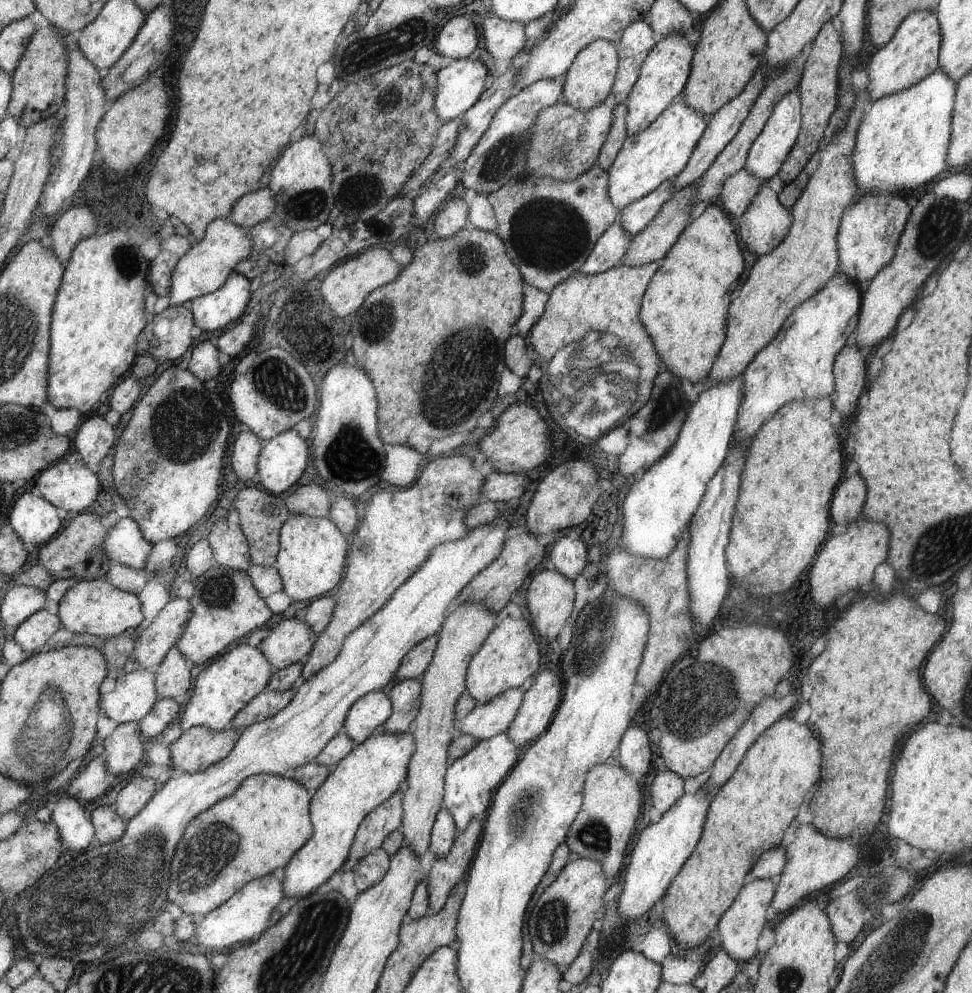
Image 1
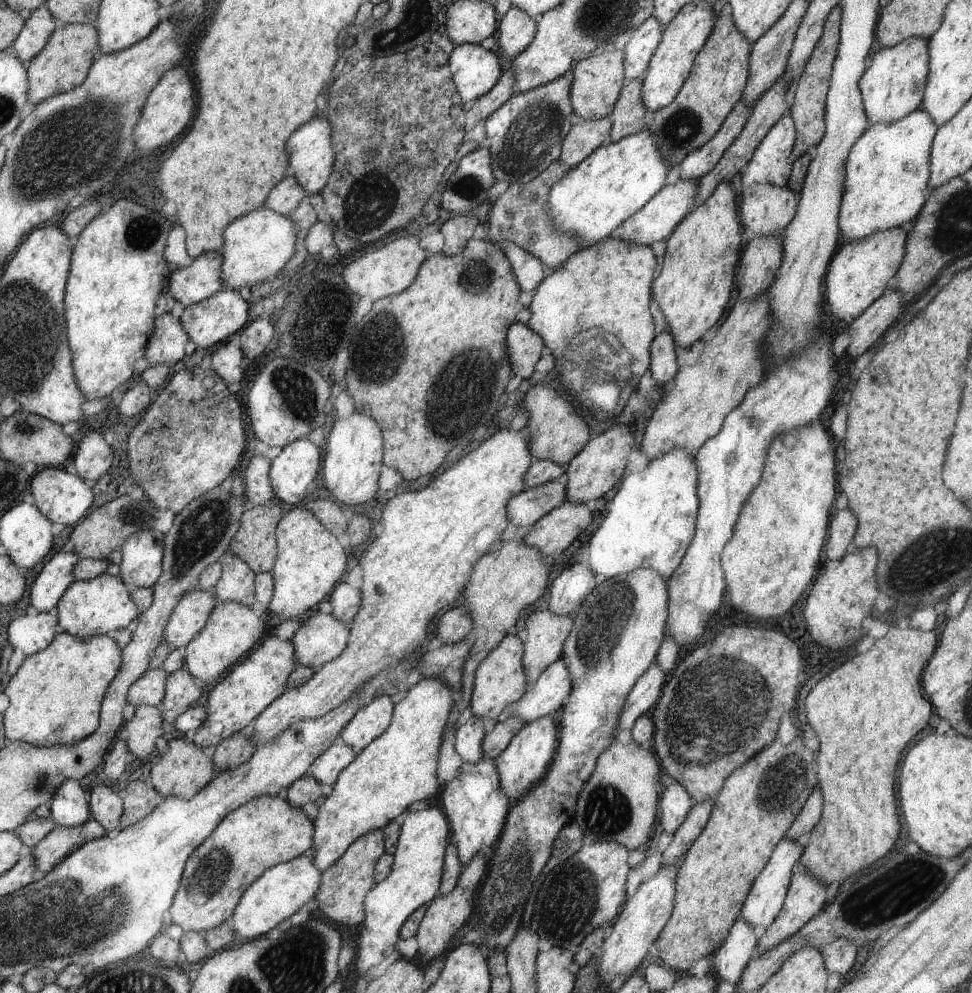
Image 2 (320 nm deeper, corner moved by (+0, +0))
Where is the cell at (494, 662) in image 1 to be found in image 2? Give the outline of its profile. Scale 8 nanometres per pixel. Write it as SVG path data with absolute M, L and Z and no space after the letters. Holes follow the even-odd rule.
M507 635L478 666L470 710L473 716L482 716L482 718L488 716L499 721L503 718L504 710L510 704L518 703L524 692L526 692L526 678L522 668L522 642L516 638L516 635Z

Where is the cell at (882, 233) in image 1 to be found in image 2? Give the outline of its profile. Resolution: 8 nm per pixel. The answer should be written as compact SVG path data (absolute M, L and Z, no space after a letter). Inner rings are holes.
M898 226L872 232L860 240L841 241L839 248L833 253L823 280L826 302L834 316L853 320L885 293L888 282L898 272L905 256L906 236L907 233Z

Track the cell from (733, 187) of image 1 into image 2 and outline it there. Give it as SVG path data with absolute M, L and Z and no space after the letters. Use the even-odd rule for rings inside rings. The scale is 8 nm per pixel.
M750 184L737 198L741 226L757 236L782 236L796 216L797 203L792 190L768 184Z

